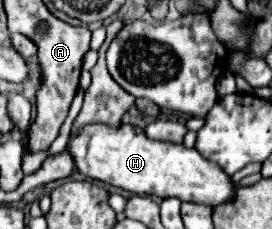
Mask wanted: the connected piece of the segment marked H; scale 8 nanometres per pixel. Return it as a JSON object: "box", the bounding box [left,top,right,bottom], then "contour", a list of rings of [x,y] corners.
{"box":[68,125,236,207],"contour":[[[84,125],[70,139],[68,153],[72,155],[78,173],[136,195],[156,195],[162,199],[176,197],[180,201],[216,207],[230,201],[236,191],[230,177],[216,163],[206,161],[196,149],[148,139],[146,131],[134,125]]]}

